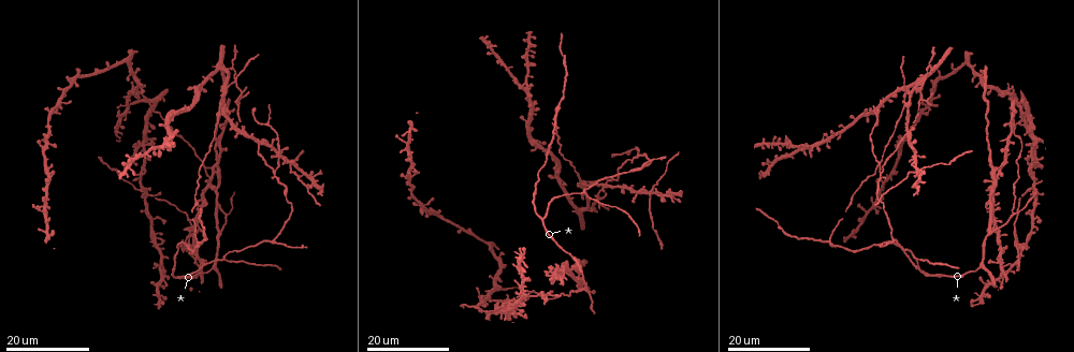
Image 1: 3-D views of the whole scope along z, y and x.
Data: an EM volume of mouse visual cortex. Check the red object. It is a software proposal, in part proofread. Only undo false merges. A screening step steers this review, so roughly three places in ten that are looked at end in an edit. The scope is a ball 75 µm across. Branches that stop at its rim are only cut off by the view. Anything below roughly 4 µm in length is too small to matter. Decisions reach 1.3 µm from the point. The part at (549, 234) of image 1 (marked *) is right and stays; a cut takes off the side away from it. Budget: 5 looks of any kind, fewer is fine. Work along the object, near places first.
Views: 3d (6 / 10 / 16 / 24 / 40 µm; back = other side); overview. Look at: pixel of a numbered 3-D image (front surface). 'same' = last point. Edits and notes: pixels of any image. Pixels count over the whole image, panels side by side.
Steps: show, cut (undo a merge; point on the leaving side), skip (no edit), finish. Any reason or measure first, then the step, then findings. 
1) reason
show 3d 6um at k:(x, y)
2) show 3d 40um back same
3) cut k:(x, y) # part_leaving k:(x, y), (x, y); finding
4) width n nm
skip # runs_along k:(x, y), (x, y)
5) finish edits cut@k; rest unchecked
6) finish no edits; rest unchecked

thin arm on a thick one
show 3d 16um at 1:(585, 211)

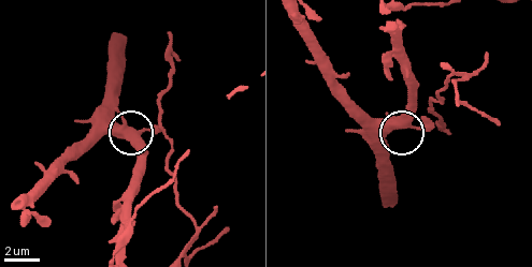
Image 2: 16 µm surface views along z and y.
zoom in
show 3d 6um at 2:(136, 130)

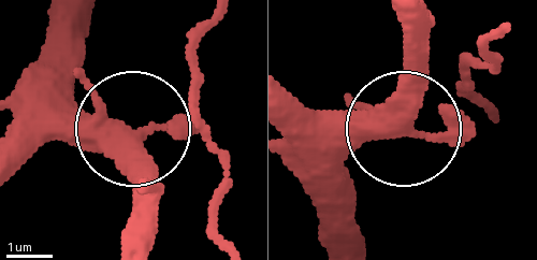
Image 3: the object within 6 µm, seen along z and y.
arms 3
skip # runs_along 3:(129, 240), (141, 135), (175, 124), (194, 101); all the same neuron

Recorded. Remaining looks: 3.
two arms in line, one across
show 3d 24um at 1:(911, 171)

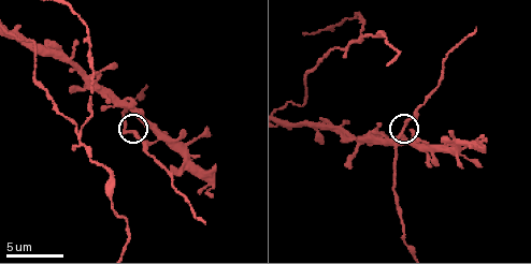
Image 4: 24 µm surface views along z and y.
show 3d 6um at 4:(127, 134)

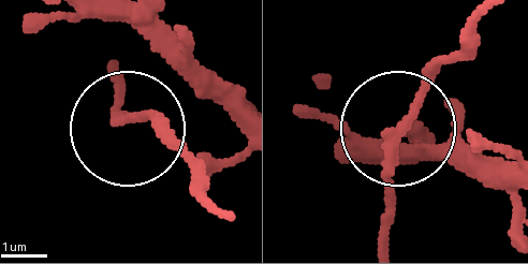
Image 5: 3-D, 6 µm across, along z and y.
arms 3
skip # runs_along 5:(119, 18), (154, 53), (134, 121), (185, 152); one neuron here

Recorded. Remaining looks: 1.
finish no edits; rest unchecked

